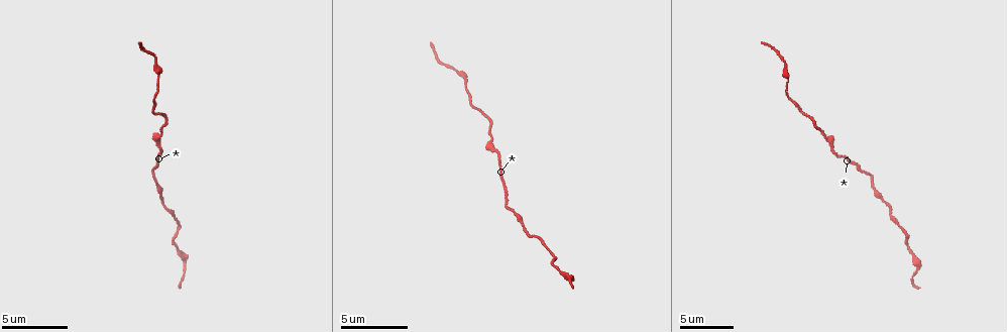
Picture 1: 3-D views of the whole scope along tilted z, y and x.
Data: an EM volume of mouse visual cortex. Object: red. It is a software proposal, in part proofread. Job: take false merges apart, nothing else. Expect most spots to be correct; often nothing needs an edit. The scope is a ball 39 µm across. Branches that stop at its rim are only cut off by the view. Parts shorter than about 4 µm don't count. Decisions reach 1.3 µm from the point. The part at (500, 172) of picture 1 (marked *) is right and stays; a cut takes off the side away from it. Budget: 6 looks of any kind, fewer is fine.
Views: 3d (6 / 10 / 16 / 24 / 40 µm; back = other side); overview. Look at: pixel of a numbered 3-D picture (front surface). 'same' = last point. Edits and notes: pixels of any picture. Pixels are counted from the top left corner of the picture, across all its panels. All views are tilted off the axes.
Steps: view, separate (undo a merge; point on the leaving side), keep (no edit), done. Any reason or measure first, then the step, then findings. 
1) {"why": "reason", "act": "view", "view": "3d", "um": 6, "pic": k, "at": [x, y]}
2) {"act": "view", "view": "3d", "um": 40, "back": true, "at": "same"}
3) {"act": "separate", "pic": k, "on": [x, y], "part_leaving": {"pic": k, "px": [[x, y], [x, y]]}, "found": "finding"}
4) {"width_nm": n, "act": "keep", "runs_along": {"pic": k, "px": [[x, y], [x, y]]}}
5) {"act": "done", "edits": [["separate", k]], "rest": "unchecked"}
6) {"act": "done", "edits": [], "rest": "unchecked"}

{"why": "calibre changes", "act": "view", "view": "3d", "um": 6, "pic": 1, "at": [491, 135]}

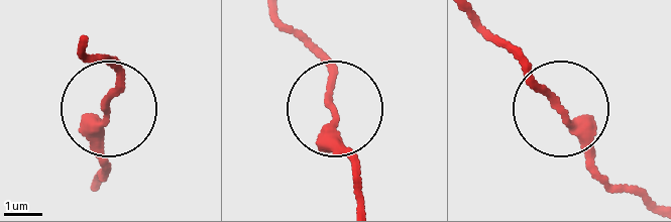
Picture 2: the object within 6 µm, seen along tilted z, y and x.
{"act": "view", "view": "3d", "um": 6, "back": true, "pic": 2, "at": [106, 106]}

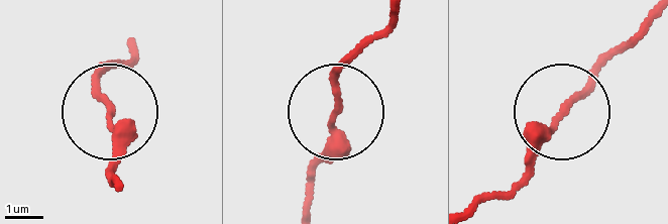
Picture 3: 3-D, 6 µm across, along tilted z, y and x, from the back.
{"act": "keep", "runs_along": {"pic": 3, "px": [[486, 204], [516, 186], [536, 138], [619, 50]]}, "found": "all the same cell"}

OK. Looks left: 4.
{"why": "thick turns thin", "act": "view", "view": "3d", "um": 10, "pic": 1, "at": [555, 265]}

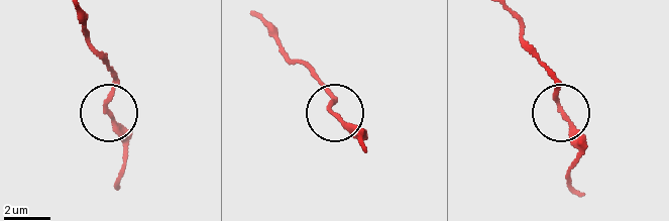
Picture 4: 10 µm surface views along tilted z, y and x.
{"act": "keep", "runs_along": {"pic": 4, "px": [[514, 19], [522, 43], [556, 82], [575, 161]]}, "found": "continuous, no second cell"}

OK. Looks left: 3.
{"why": "thick turns thin", "act": "view", "view": "3d", "um": 10, "pic": 1, "at": [886, 205]}

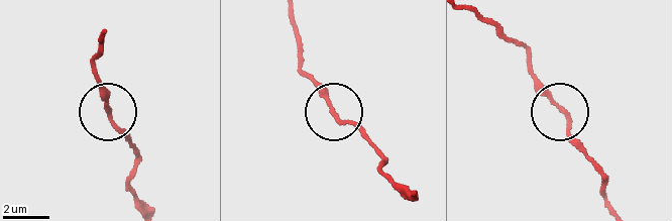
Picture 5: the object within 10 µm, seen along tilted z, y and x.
{"act": "keep", "runs_along": {"pic": 5, "px": [[476, 17], [520, 42], [537, 84], [591, 157]]}, "found": "continuous, no second cell"}

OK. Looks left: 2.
{"act": "done", "edits": [], "rest": "unchecked"}

